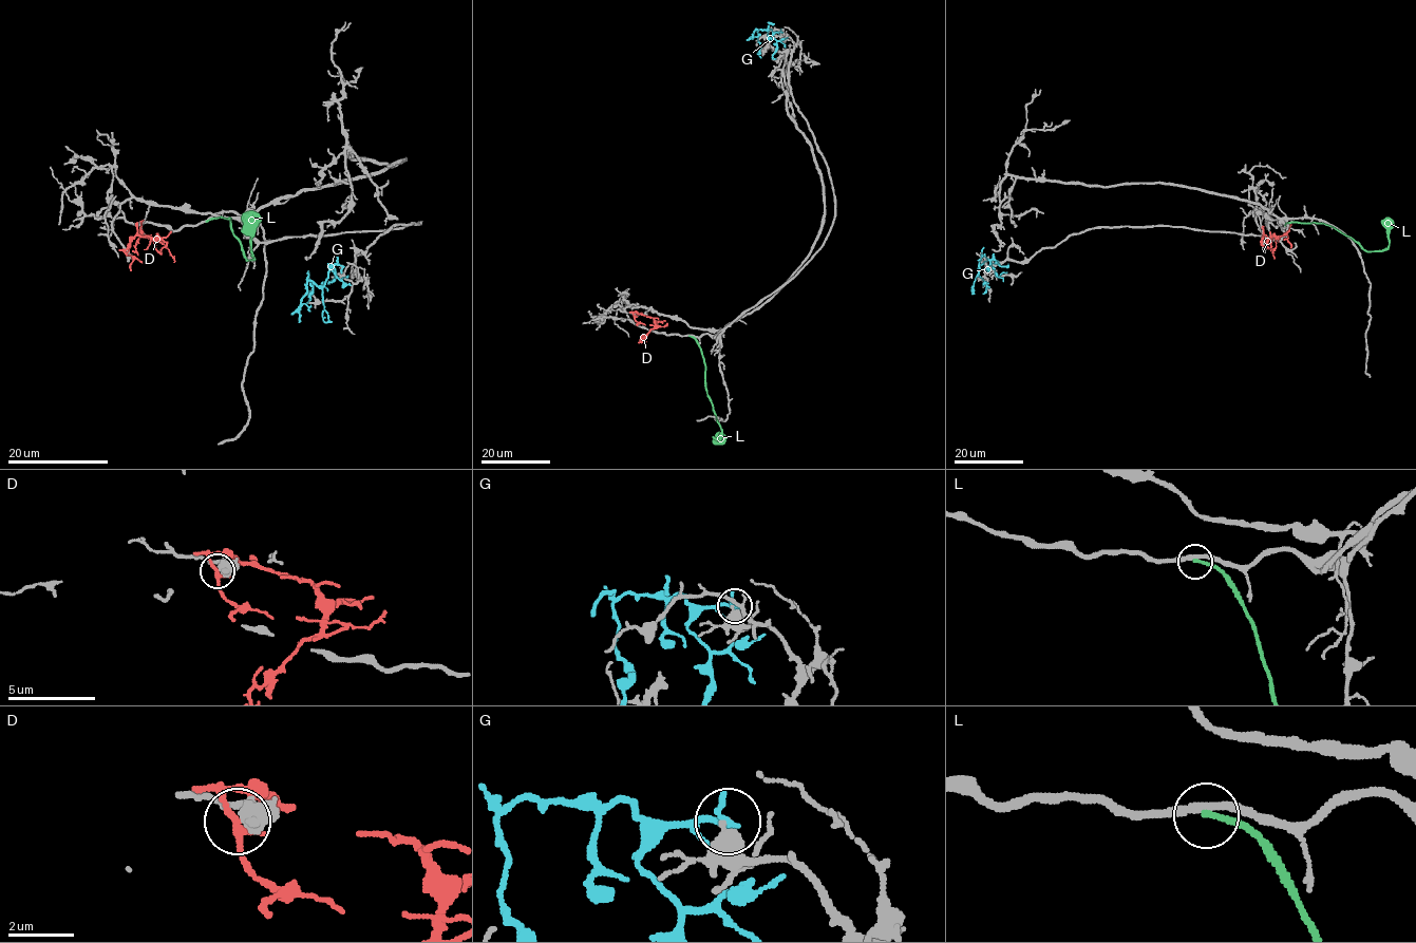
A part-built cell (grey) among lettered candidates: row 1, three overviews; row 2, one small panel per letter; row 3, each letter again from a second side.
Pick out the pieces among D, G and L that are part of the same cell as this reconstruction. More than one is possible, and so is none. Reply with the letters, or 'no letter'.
no letter

